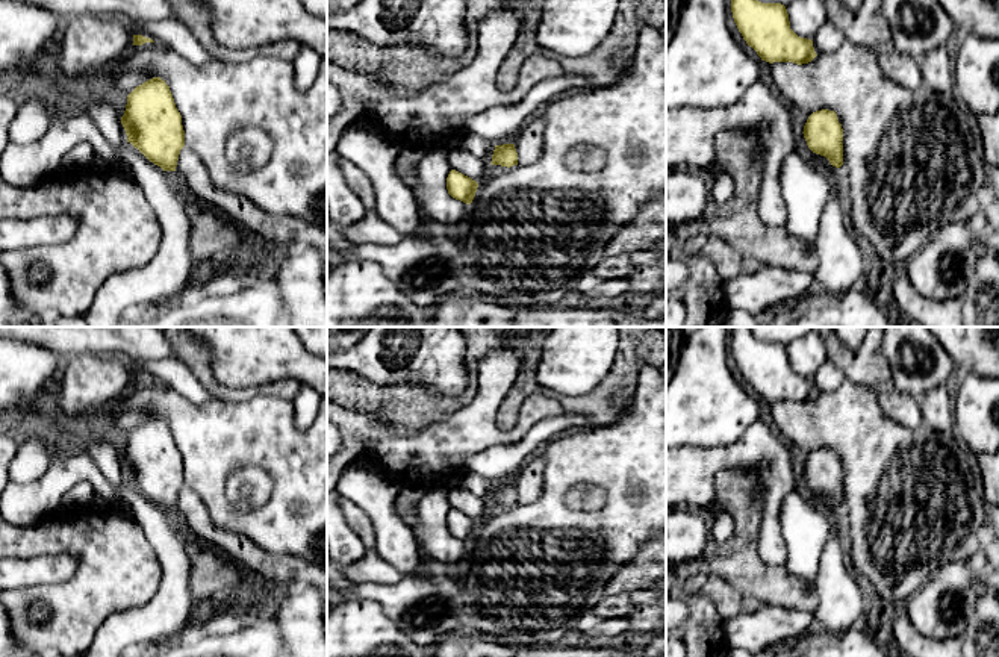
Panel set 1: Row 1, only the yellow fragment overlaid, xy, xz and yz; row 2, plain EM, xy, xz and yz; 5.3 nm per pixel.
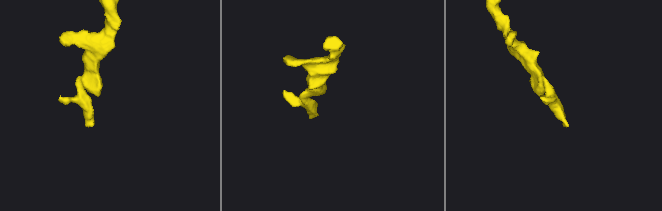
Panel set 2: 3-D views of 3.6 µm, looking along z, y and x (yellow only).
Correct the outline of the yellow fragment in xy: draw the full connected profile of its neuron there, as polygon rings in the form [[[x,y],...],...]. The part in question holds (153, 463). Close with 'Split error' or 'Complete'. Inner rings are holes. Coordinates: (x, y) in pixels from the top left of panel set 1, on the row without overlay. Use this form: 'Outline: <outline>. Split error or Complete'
Outline: [[[153,416],[127,434],[121,463],[127,481],[163,510],[176,510],[180,489],[185,486],[182,454],[176,447],[170,425]]]. Complete

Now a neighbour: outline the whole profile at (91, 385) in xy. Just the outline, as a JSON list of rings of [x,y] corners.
[[[77,356],[67,359],[62,381],[58,389],[58,407],[65,418],[88,422],[95,415],[107,415],[110,406],[133,386],[129,374],[118,360],[97,356]]]

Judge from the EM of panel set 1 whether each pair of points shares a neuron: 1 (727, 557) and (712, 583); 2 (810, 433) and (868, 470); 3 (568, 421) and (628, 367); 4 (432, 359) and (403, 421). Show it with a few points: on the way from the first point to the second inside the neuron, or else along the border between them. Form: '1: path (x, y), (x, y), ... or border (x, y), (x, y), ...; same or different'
1: border (698, 571), (722, 577), (745, 595); different
2: path (824, 433), (831, 433), (854, 456); same
3: border (565, 412), (583, 415), (594, 427); different
4: border (383, 385), (418, 383), (436, 394), (454, 394); different

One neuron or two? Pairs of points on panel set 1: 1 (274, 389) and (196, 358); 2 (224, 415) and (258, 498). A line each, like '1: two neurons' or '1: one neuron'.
1: one neuron
2: two neurons

